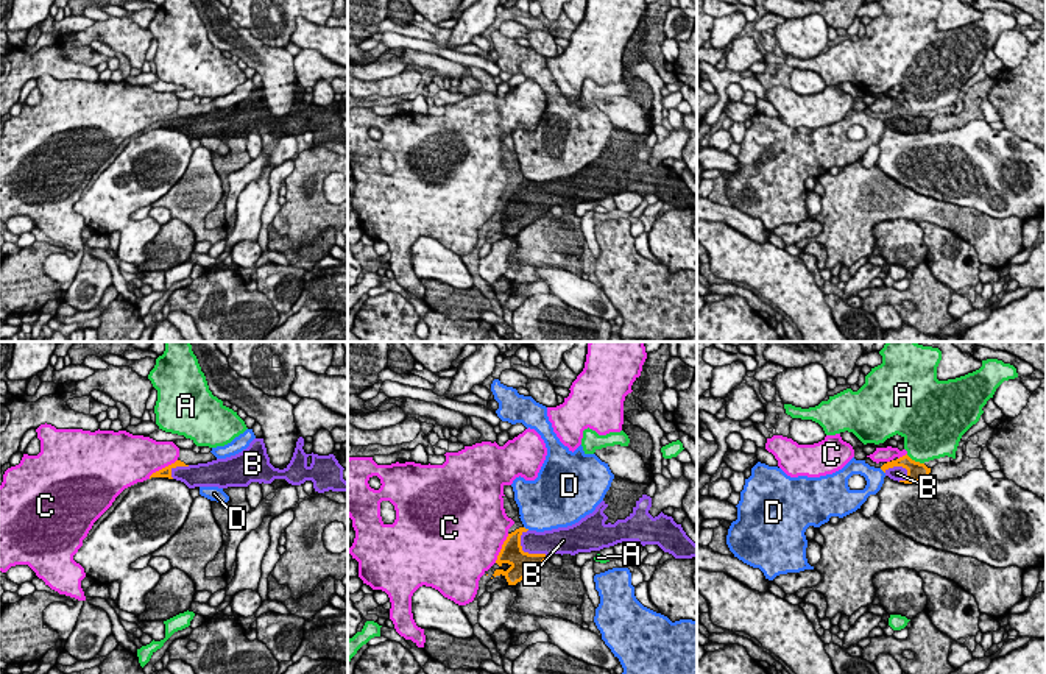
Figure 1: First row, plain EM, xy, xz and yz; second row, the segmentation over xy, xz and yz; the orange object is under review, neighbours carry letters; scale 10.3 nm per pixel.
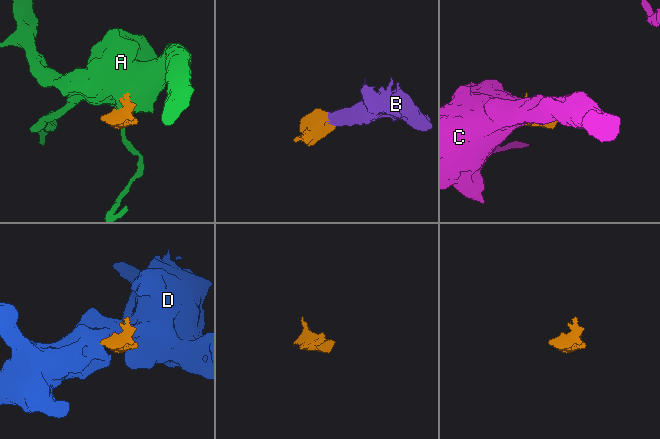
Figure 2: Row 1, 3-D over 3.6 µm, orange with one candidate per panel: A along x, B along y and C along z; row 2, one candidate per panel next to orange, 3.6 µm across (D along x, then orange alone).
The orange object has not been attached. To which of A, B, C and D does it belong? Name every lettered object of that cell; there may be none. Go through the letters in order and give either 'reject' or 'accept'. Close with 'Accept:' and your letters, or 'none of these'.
A: reject
B: accept
C: reject
D: reject
Accept: B

